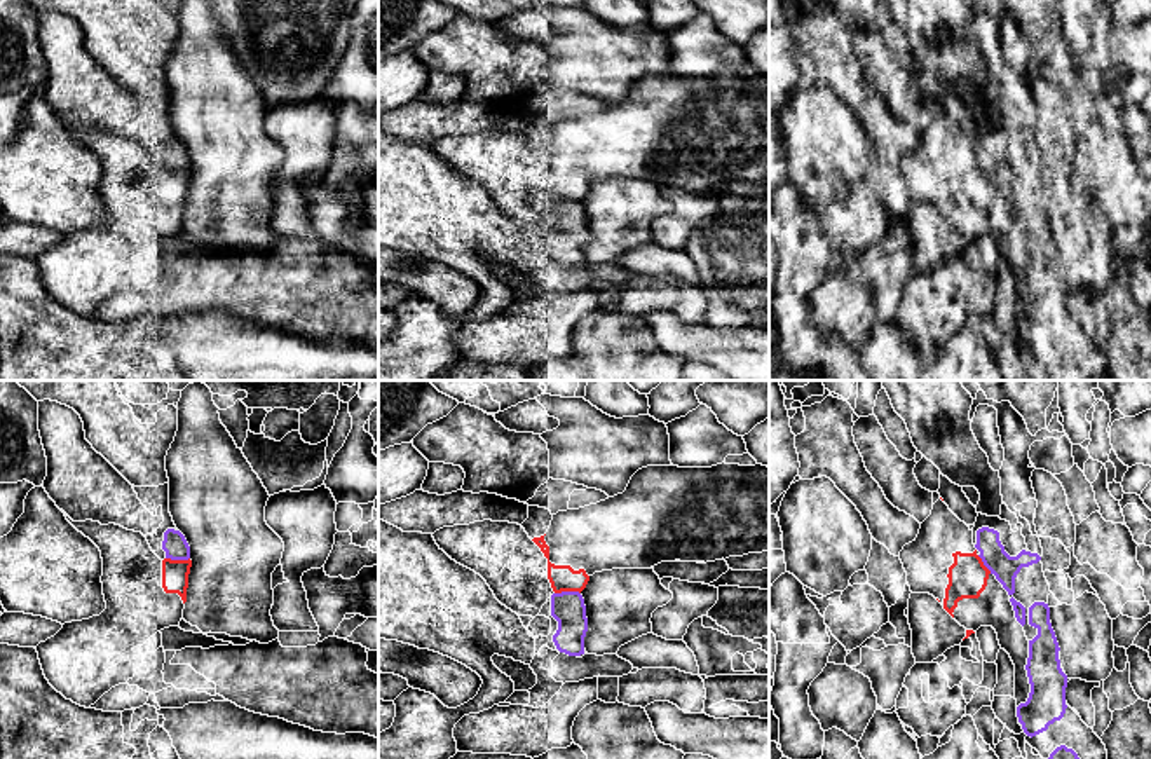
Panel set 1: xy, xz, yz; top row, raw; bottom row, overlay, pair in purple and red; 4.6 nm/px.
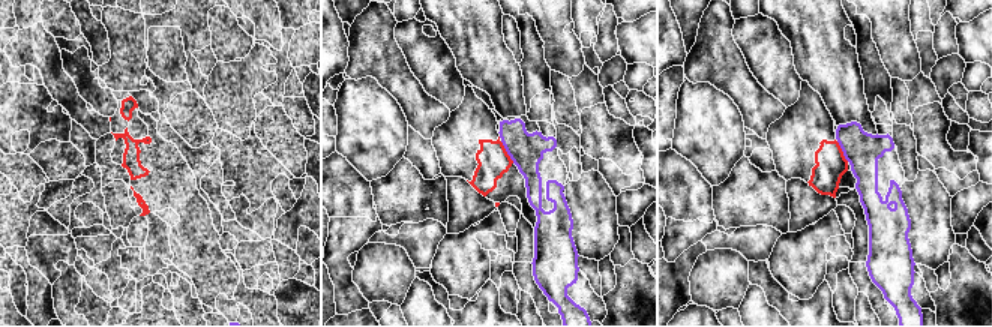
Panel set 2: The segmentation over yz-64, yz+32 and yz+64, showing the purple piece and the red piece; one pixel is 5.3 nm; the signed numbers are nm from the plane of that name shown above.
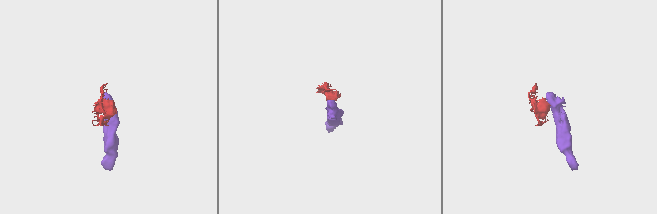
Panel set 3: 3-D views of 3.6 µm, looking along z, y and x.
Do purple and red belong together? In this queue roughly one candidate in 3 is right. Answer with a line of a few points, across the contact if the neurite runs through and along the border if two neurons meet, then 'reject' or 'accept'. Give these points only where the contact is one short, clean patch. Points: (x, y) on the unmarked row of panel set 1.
reject

